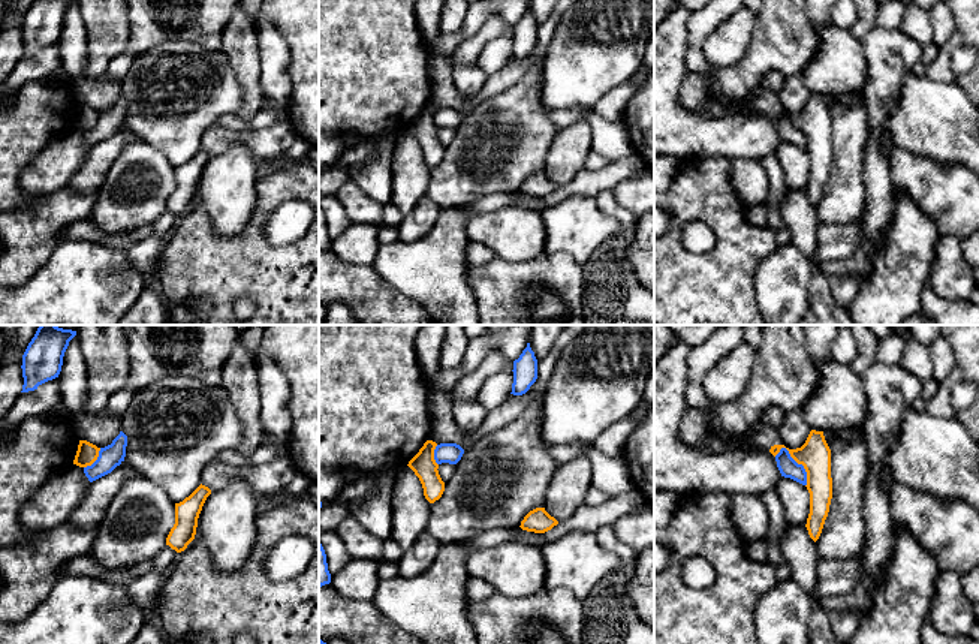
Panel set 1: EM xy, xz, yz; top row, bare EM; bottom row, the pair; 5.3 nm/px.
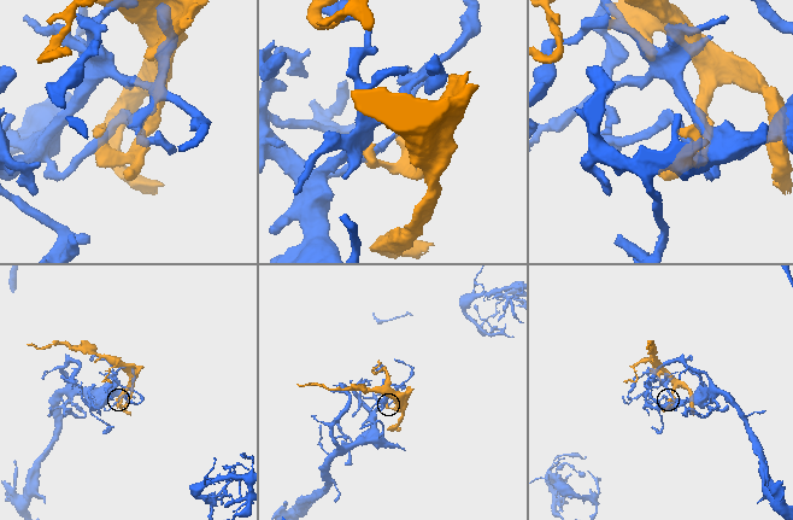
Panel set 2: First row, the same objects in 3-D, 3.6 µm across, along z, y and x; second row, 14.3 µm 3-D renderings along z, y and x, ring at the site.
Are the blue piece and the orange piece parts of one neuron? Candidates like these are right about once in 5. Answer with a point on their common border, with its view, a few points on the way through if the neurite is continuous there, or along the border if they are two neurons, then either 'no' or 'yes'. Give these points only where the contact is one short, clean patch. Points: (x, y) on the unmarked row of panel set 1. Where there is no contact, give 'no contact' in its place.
yz (801, 129) | along yz (782, 111), (803, 131), (806, 150) | no

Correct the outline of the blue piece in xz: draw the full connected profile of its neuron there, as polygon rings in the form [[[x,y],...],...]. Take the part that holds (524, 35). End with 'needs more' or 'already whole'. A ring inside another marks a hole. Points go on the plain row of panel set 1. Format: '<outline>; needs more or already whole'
[[[527,7],[527,12],[522,15],[519,22],[513,25],[512,36],[513,48],[510,58],[513,60],[525,58],[537,43],[537,24],[530,12],[530,7]]]; already whole

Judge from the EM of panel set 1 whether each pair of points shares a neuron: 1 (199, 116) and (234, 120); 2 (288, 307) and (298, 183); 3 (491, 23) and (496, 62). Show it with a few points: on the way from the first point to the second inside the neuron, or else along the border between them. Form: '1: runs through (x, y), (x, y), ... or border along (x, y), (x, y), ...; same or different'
1: border along (234, 113), (225, 113), (213, 123); different
2: runs through (268, 274), (256, 262), (256, 222), (265, 207); same
3: border along (511, 35), (493, 38), (475, 60); different

